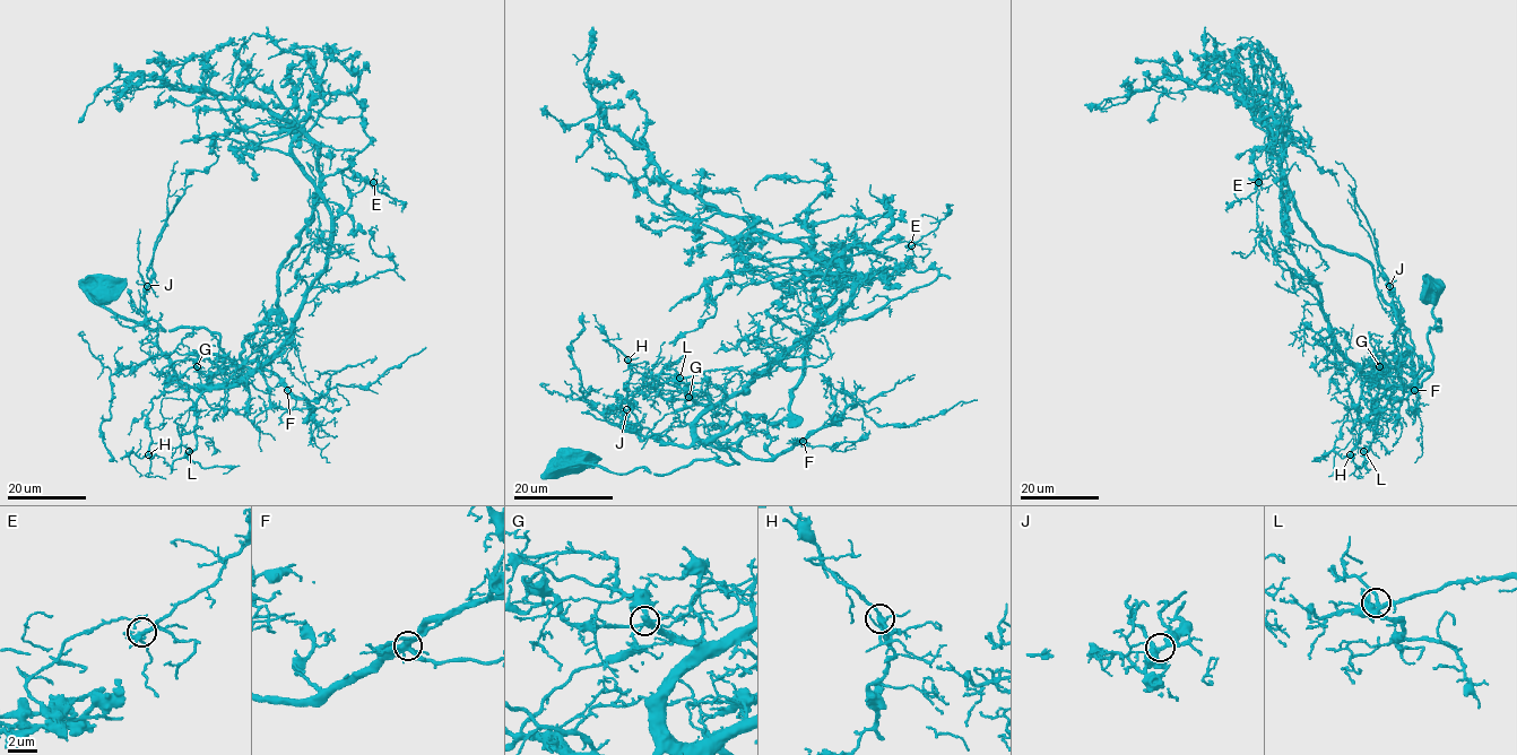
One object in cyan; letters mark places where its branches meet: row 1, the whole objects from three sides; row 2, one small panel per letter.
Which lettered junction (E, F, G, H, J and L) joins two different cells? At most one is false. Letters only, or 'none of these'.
E

